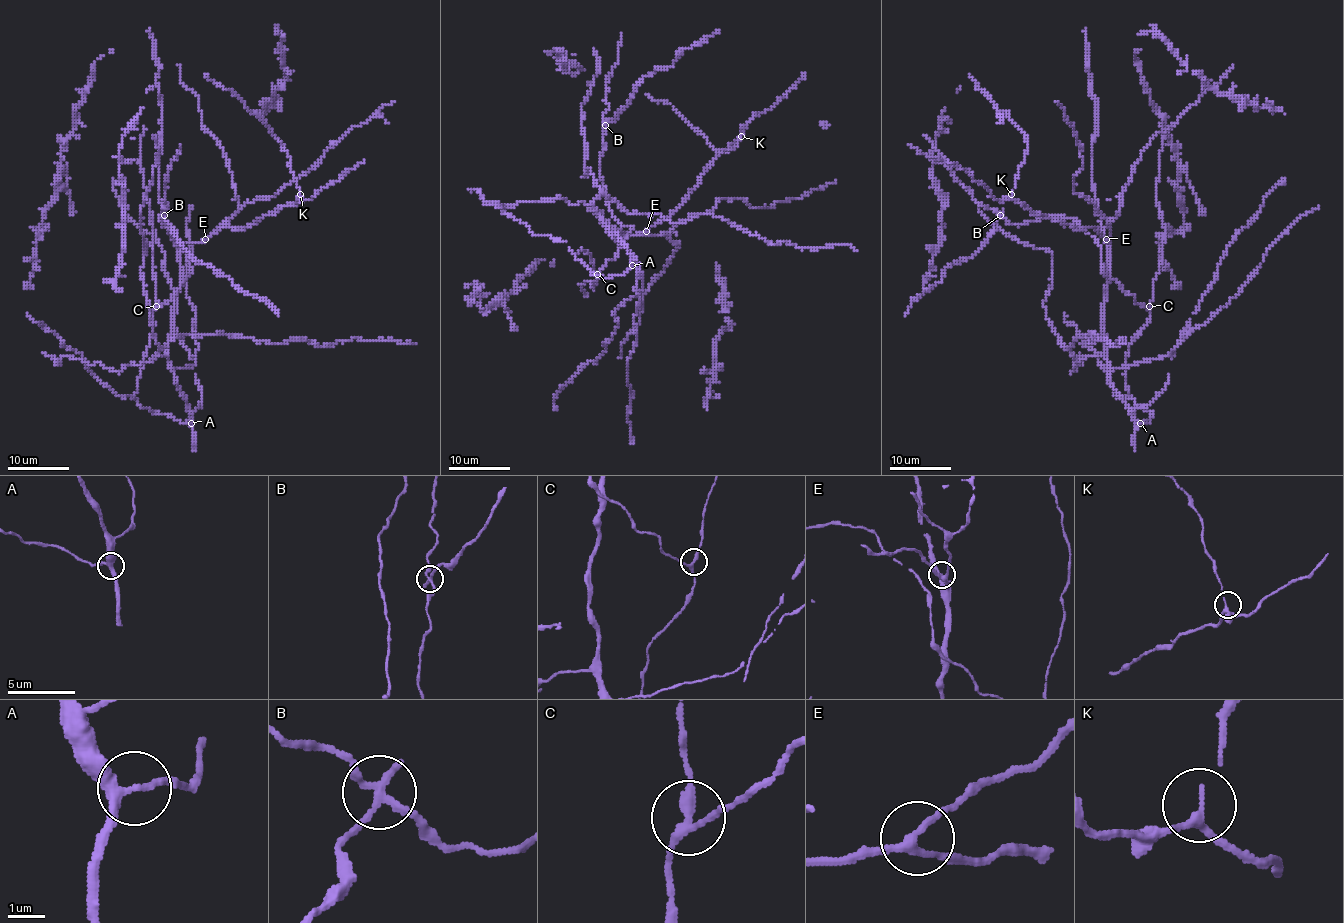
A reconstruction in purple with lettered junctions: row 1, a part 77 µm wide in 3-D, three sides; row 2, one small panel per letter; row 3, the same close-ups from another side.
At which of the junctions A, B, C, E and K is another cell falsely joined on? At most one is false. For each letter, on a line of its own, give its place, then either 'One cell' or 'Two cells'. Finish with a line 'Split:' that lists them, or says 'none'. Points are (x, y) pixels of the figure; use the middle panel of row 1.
A: Place: (632, 265). One cell
B: Place: (605, 125). Two cells
C: Place: (597, 274). One cell
E: Place: (646, 231). One cell
K: Place: (741, 136). One cell
Split: B

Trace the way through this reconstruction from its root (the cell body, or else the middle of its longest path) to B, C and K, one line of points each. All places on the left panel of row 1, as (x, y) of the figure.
B: (169, 338), (176, 289), (189, 274), (190, 263), (164, 217), (158, 219), (164, 225), (164, 216)
C: (169, 338), (176, 289), (184, 278), (178, 291), (164, 305), (156, 306)
K: (169, 338), (181, 278), (179, 246), (204, 242), (221, 228), (242, 229), (284, 205), (294, 203), (300, 194)

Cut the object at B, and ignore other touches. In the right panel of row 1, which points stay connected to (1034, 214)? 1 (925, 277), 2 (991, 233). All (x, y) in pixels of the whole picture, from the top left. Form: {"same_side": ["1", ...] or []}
{"same_side": ["1"]}

